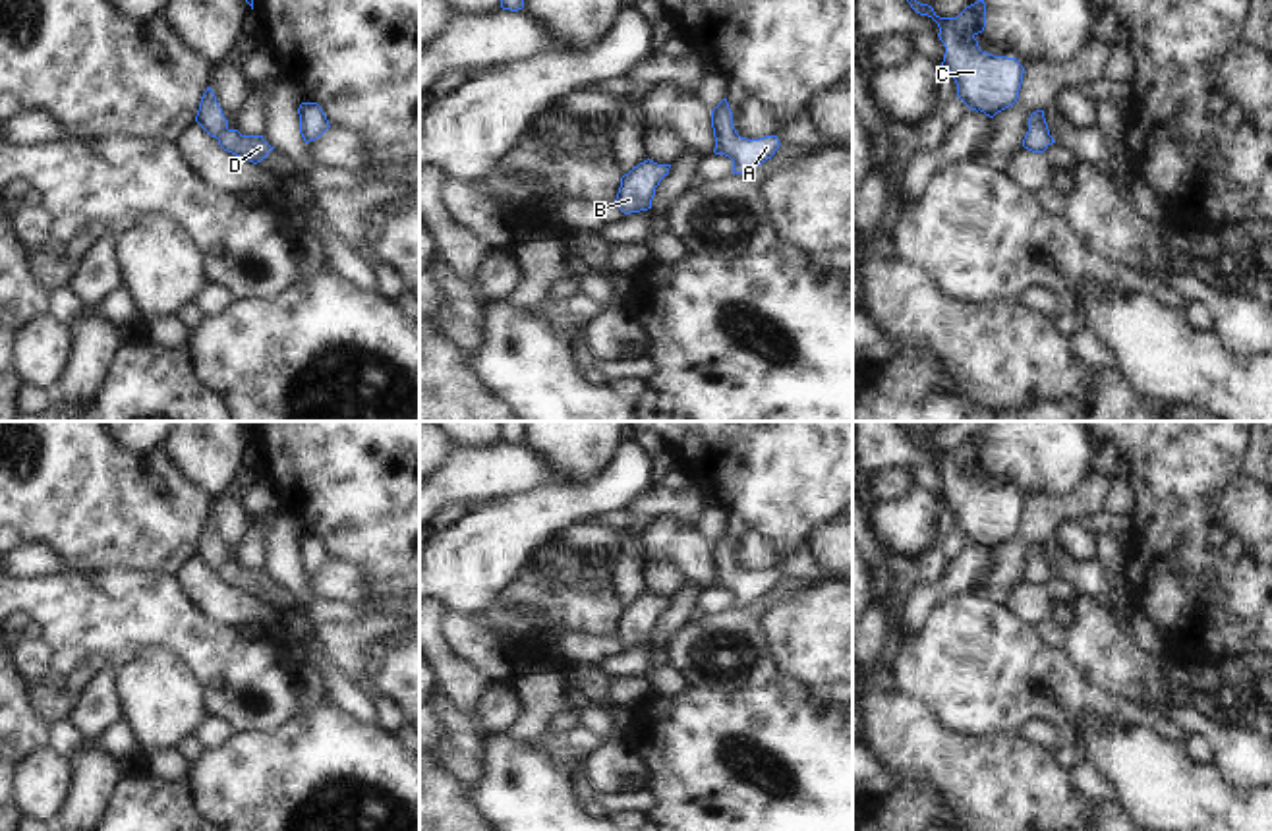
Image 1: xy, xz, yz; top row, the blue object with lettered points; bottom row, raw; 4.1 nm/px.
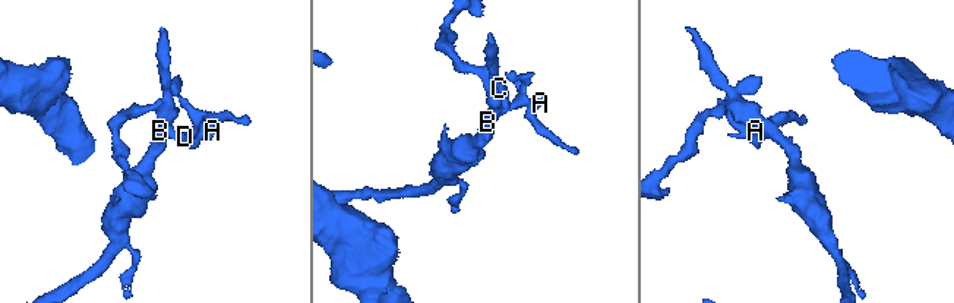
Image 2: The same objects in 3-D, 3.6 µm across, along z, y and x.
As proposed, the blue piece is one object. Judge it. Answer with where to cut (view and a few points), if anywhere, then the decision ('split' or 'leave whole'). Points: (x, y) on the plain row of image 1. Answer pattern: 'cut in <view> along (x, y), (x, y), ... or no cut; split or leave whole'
no cut; leave whole

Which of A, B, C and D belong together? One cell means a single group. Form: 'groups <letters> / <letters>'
groups A B C D

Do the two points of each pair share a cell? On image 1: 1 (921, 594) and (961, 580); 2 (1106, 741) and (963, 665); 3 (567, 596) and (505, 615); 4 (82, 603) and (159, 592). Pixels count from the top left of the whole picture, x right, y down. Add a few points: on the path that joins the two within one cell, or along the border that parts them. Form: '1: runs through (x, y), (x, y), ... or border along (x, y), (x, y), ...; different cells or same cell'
1: runs through (930, 594), (952, 584); same cell
2: border along (1126, 727), (1085, 719), (1069, 739); different cells
3: runs through (549, 596), (515, 598); same cell
4: runs through (101, 603), (140, 603); same cell

